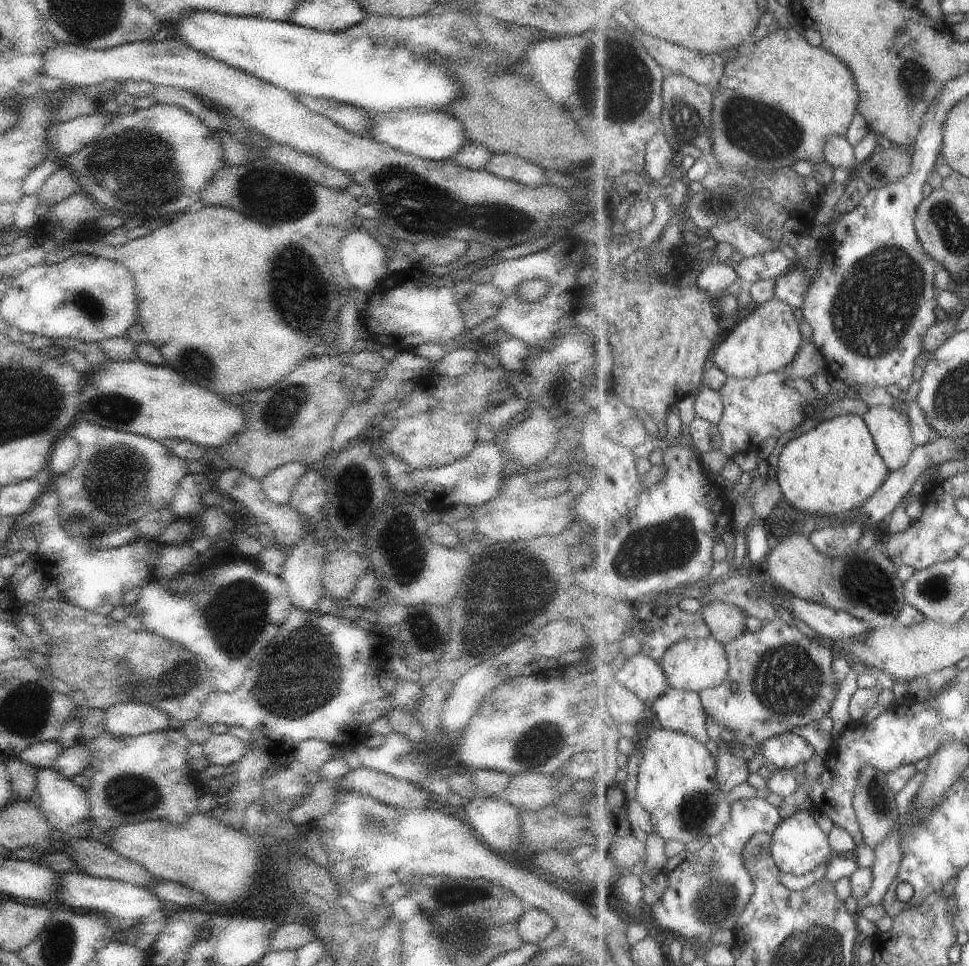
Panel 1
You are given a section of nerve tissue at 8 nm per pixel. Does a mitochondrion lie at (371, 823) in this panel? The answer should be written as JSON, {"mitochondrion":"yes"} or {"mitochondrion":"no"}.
{"mitochondrion":"yes"}

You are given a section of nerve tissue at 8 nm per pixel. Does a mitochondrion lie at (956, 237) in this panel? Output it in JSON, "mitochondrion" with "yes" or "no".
{"mitochondrion":"yes"}

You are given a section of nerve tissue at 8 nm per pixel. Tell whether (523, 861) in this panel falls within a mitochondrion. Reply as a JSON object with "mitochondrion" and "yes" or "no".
{"mitochondrion":"no"}

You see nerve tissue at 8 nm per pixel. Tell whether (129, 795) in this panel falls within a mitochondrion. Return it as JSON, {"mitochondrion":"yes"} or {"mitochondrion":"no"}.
{"mitochondrion":"yes"}

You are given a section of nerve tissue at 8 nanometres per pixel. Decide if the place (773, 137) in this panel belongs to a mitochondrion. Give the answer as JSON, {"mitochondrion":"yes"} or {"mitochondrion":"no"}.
{"mitochondrion":"yes"}

